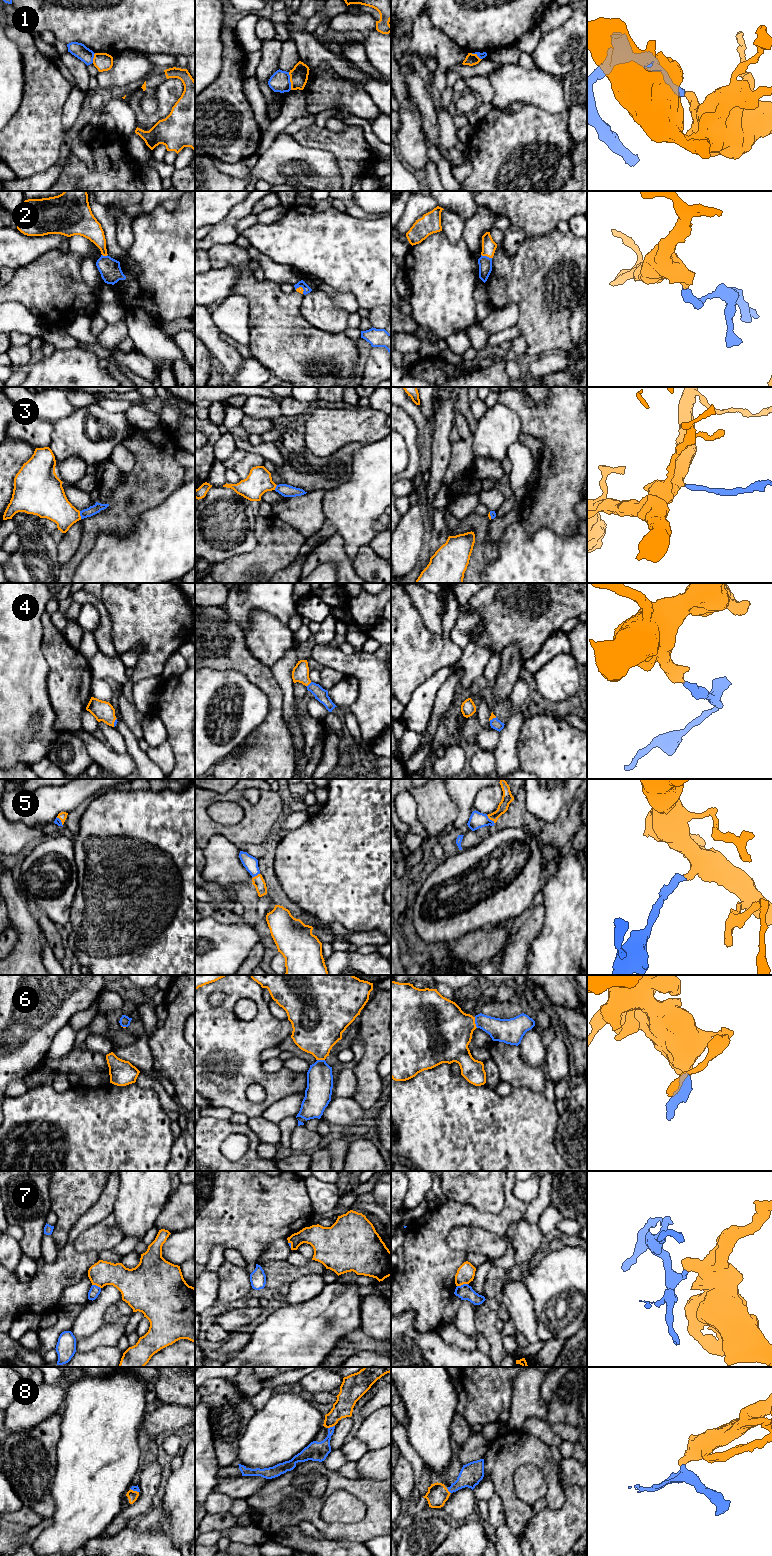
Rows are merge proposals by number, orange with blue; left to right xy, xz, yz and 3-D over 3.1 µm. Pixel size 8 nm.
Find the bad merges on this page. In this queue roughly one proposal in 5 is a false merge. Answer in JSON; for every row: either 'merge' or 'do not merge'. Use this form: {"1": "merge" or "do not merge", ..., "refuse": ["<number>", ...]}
{"1": "do not merge", "2": "merge", "3": "merge", "4": "merge", "5": "merge", "6": "merge", "7": "do not merge", "8": "merge", "refuse": ["1", "7"]}

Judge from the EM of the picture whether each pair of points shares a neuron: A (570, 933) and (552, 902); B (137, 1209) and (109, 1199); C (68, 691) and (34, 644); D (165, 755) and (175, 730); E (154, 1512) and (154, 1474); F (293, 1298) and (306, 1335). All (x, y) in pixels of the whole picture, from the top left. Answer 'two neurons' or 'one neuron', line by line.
A: one neuron
B: two neurons
C: two neurons
D: two neurons
E: two neurons
F: two neurons

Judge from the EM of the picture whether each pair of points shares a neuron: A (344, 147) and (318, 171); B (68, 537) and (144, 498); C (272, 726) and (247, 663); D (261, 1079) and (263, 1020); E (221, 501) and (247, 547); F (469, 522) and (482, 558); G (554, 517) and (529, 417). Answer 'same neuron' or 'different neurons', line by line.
A: different neurons
B: different neurons
C: same neuron
D: same neuron
E: same neuron
F: same neuron
G: same neuron

